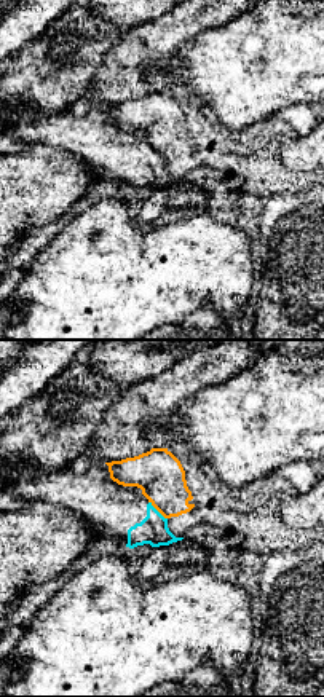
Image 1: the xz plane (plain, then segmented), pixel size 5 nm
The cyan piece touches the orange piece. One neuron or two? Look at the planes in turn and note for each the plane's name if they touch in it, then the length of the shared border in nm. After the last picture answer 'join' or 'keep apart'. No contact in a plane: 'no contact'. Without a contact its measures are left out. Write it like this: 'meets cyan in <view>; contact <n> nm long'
meets cyan in xz; contact 130 nm long

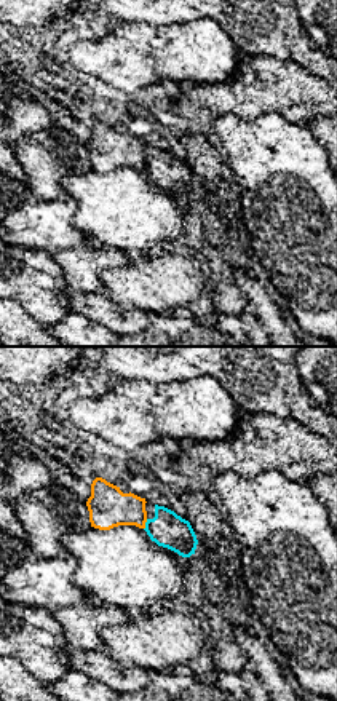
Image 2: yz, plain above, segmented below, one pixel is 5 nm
meets cyan in yz; contact 60 nm long

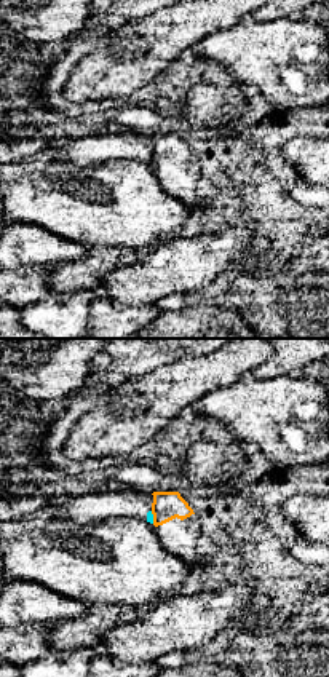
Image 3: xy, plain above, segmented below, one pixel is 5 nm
meets cyan in xy; contact 70 nm long

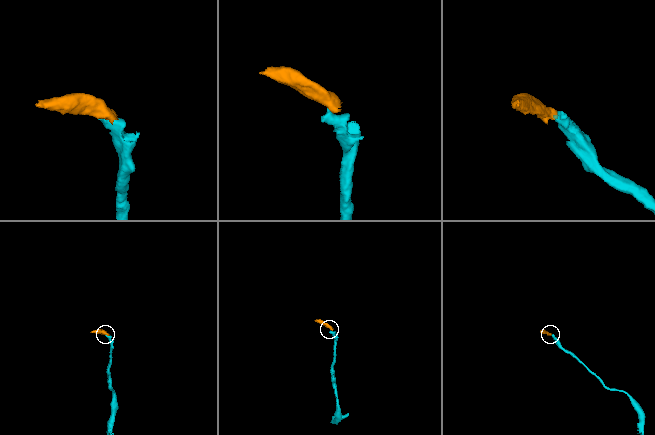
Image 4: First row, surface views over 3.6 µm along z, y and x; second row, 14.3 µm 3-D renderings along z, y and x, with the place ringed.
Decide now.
keep apart

